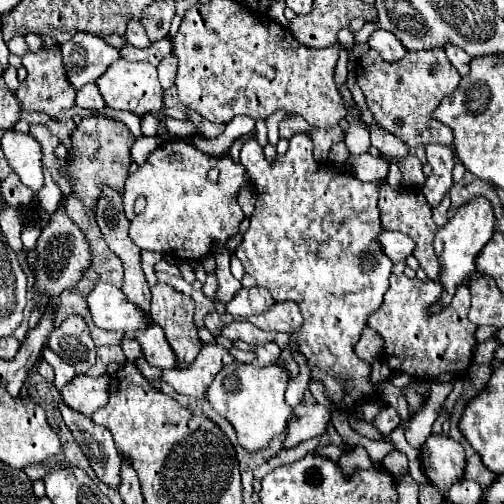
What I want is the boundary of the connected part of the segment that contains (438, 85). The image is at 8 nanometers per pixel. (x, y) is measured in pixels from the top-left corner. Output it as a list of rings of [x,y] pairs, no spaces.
[[[369,49],[356,63],[356,79],[378,127],[390,131],[408,147],[428,143],[452,145],[452,129],[432,119],[432,111],[444,97],[452,95],[460,83],[460,75],[452,63],[448,63],[444,49],[408,51],[398,63],[386,63],[376,50]]]

